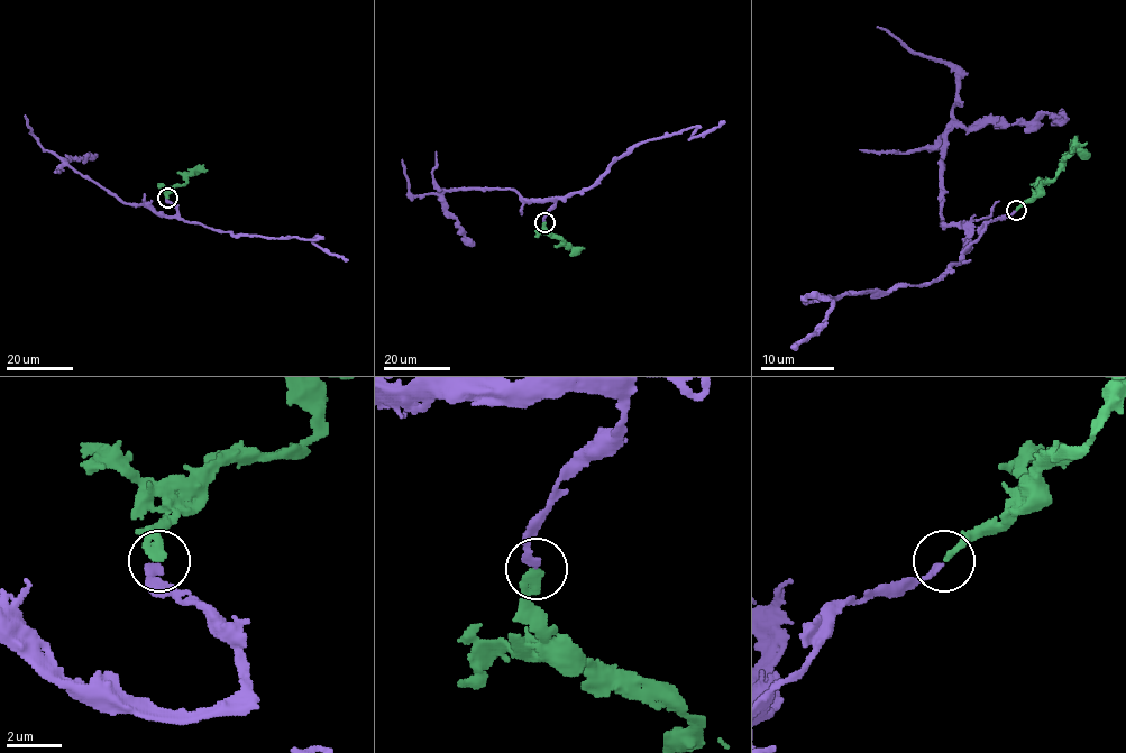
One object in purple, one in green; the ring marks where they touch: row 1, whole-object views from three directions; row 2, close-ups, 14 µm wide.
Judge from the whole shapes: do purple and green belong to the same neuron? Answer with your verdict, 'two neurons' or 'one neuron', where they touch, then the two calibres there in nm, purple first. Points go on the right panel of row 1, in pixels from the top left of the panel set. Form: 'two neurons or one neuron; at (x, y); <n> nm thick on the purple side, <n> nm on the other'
one neuron; at (1016, 210); 240 nm thick on the purple side, 280 nm on the other

